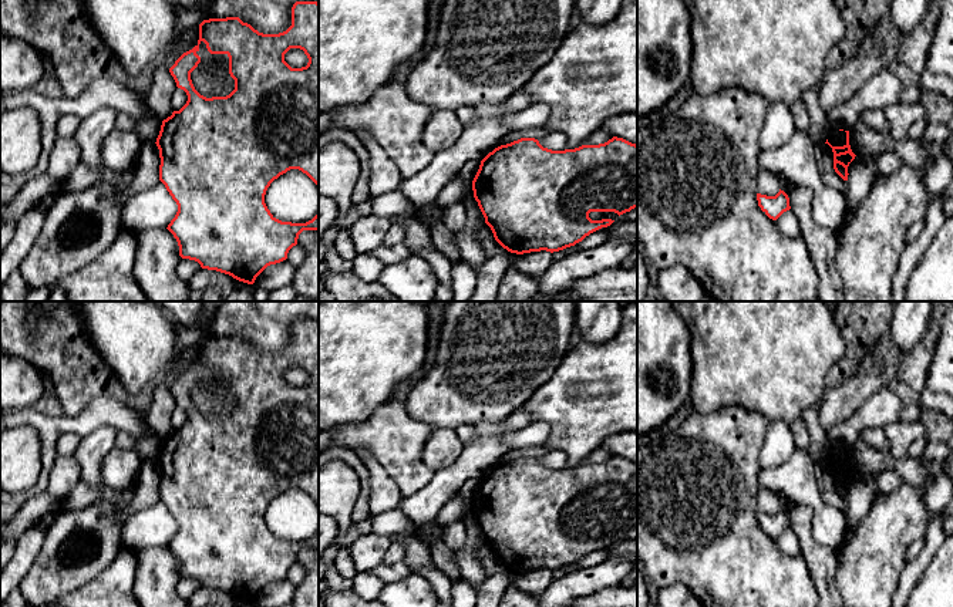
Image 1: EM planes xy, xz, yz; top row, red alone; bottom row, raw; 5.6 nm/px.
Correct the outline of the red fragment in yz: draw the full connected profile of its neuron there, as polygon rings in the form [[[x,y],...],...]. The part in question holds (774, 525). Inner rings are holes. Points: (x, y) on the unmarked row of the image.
[[[779,507],[775,515],[757,512],[758,525],[772,539],[777,539],[784,530],[789,529],[789,516]]]

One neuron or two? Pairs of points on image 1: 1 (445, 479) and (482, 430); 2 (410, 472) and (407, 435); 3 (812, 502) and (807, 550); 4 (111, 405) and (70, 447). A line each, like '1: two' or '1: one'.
1: one
2: one
3: two
4: two

